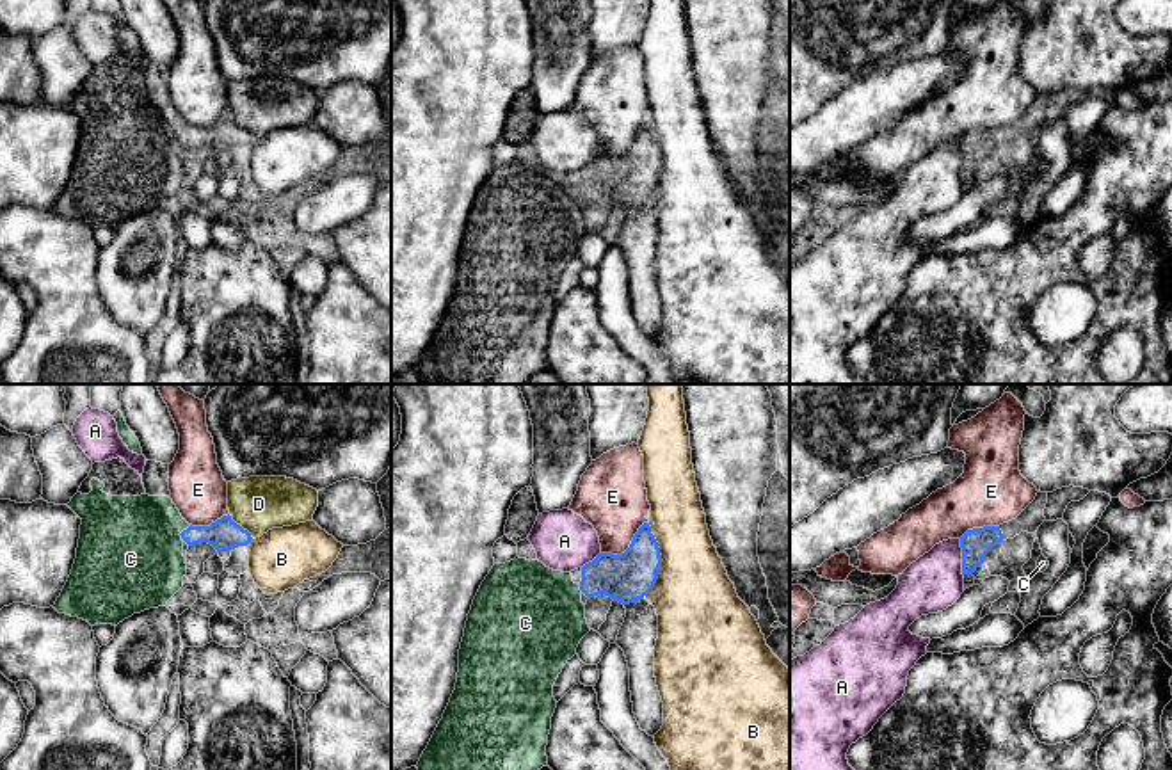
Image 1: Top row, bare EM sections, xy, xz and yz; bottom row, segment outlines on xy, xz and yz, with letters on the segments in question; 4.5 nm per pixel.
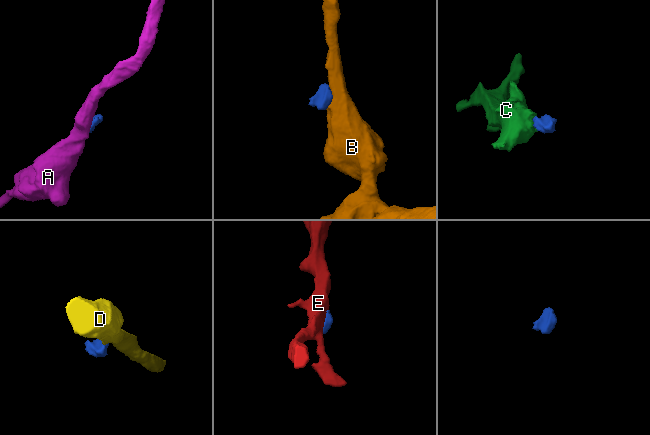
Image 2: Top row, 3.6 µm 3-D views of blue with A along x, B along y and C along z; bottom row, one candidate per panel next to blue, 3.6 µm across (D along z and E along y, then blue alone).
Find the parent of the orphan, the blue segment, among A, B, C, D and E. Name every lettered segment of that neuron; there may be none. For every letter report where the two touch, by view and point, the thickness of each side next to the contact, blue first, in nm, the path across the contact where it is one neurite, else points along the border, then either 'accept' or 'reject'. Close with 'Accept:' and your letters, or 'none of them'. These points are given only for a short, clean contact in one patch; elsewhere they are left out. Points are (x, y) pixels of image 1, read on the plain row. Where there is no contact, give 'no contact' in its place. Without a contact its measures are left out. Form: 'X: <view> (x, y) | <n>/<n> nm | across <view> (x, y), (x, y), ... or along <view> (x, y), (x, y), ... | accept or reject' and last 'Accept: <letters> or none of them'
A: yz (963, 159) | 140/260 nm | along yz (959, 141), (963, 176) | reject
B: xz (660, 160) | 220/360 nm | along xz (648, 123), (660, 157), (660, 175), (646, 198) | reject
C: xy (184, 132) | 140/460 nm | across xy (224, 136), (184, 132), (153, 132), (132, 152) | accept
D: xy (239, 127) | 140/260 nm | along xy (228, 116), (253, 139) | reject
E: xz (628, 150) | 220/320 nm | along xz (646, 123), (623, 153), (602, 155) | reject
Accept: C

